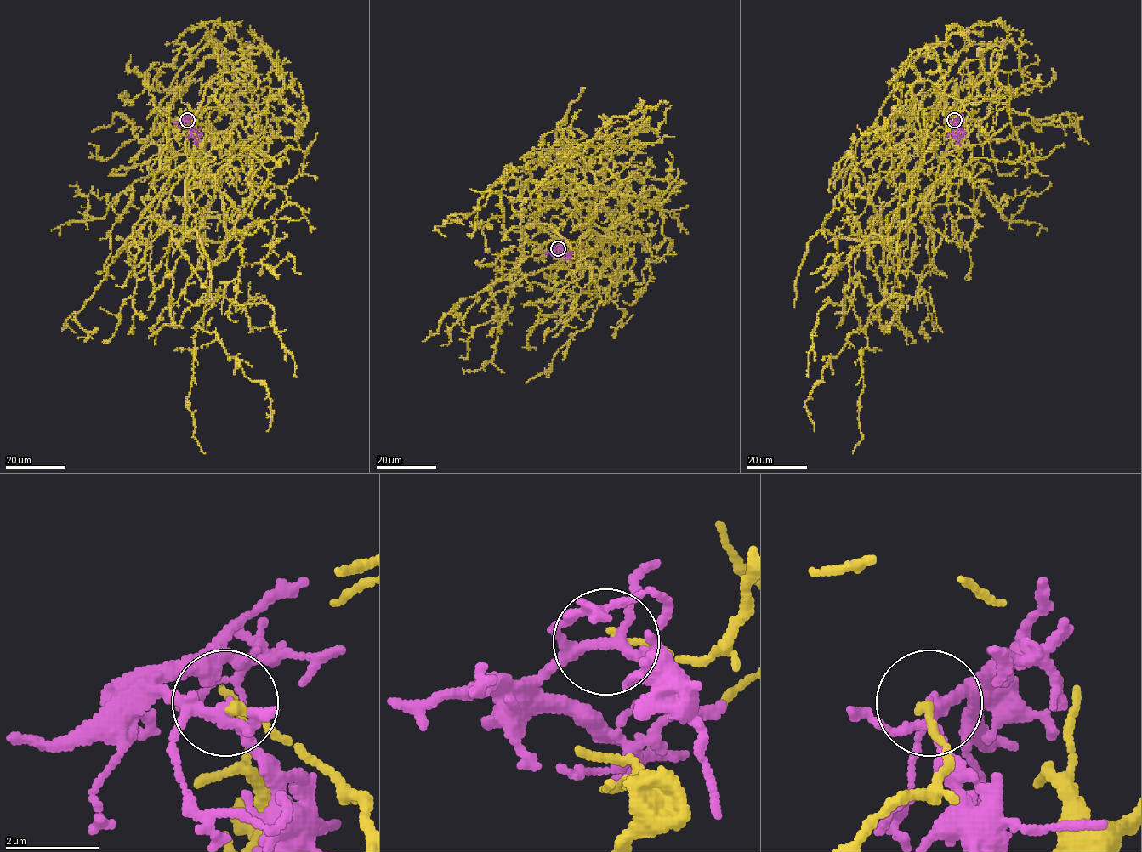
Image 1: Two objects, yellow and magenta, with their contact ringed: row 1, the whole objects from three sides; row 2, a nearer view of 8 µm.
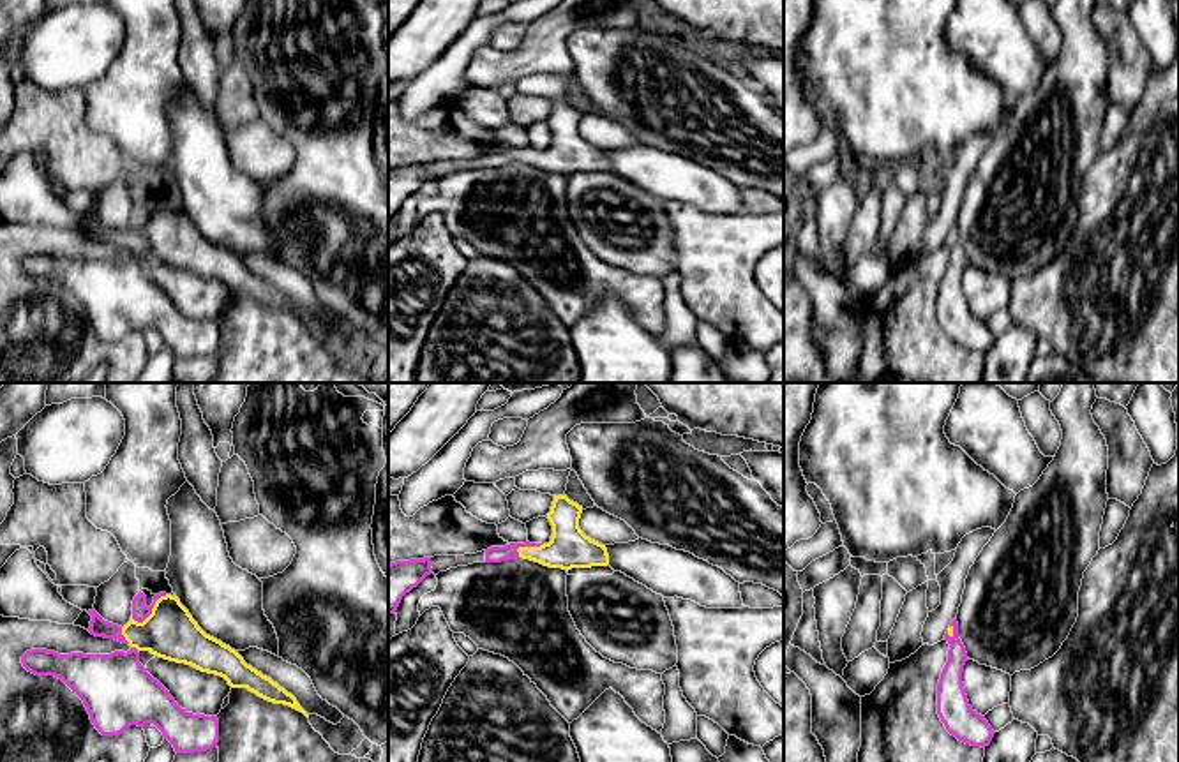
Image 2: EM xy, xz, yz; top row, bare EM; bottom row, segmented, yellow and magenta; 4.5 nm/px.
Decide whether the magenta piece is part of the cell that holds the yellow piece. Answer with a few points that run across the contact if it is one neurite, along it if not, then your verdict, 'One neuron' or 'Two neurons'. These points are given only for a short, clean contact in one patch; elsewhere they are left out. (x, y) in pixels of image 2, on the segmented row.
Line: xy (166, 595), (156, 602), (142, 621), (131, 618). Two neurons

